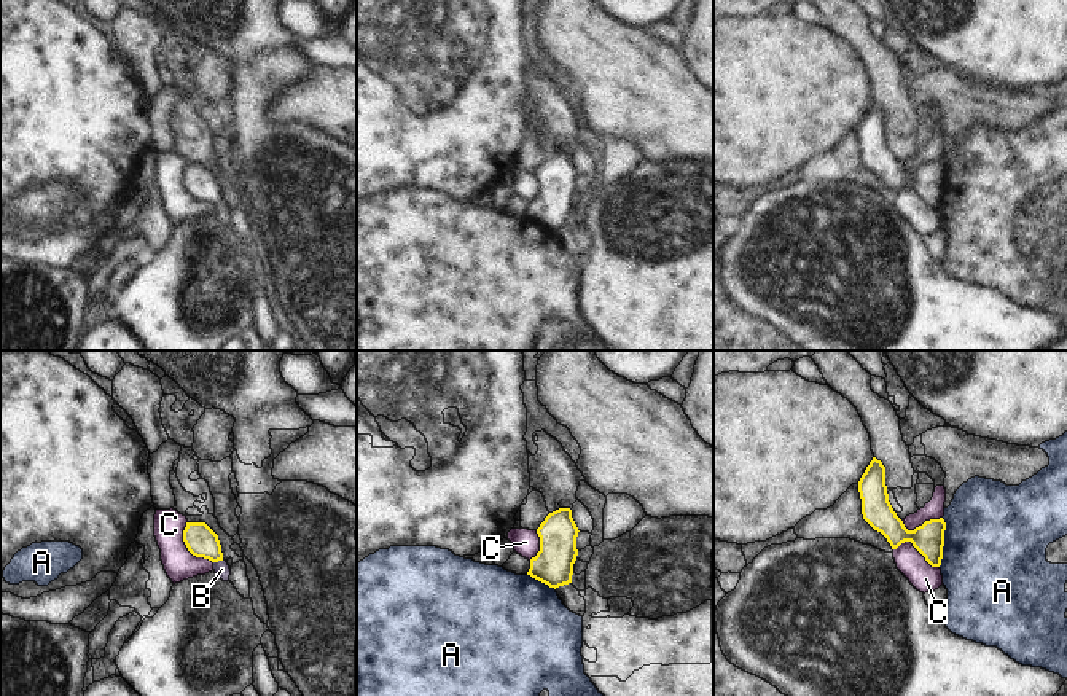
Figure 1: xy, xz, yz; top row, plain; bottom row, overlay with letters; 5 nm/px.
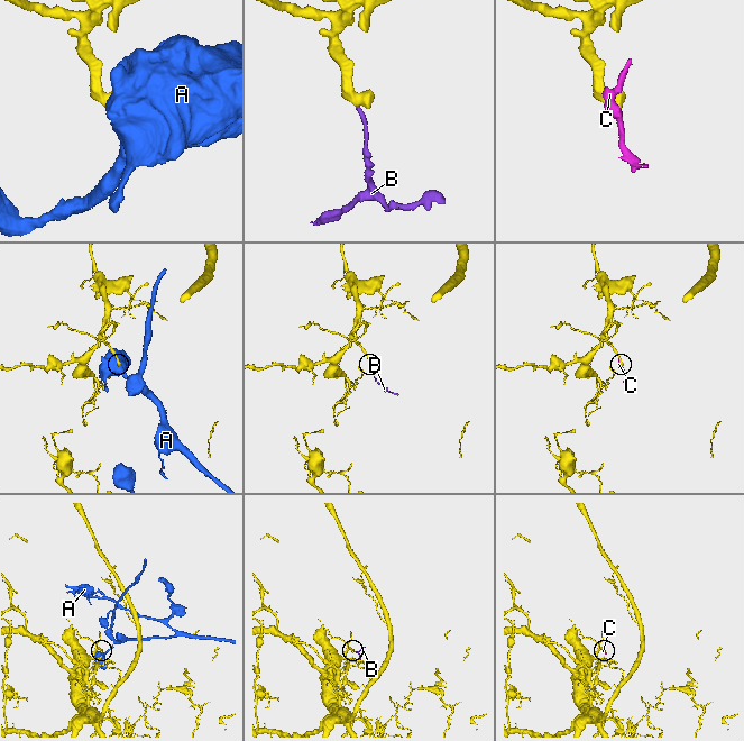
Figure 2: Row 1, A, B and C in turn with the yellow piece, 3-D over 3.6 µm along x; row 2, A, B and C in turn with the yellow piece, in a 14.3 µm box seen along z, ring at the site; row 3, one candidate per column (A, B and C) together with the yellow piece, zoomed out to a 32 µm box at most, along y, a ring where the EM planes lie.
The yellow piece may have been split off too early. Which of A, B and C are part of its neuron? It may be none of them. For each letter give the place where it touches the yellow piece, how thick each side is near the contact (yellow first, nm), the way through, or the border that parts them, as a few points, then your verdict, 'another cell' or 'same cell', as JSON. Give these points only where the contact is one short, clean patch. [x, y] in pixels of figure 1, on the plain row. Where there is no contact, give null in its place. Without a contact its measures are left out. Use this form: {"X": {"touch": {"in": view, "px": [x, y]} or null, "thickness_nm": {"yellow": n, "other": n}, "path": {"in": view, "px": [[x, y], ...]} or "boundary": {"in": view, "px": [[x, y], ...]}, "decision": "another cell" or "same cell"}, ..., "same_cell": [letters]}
{"A": {"touch": {"in": "yz", "px": [943, 185]}, "thickness_nm": {"yellow": 160, "other": 500}, "boundary": {"in": "yz", "px": [[943, 161], [945, 188], [938, 209]]}, "decision": "another cell"}, "B": {"touch": {"in": "xy", "px": [218, 203]}, "thickness_nm": {"yellow": 160, "other": 80}, "path": {"in": "xy", "px": [[201, 183], [218, 203], [222, 212]]}, "decision": "same cell"}, "C": {"touch": {"in": "xy", "px": [187, 190]}, "thickness_nm": {"yellow": 160, "other": 160}, "boundary": {"in": "xy", "px": [[187, 164], [185, 190], [212, 206]]}, "decision": "another cell"}, "same_cell": ["B"]}

